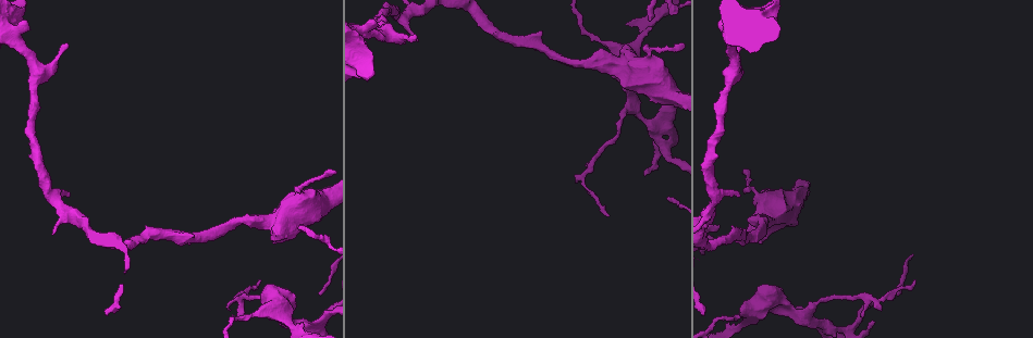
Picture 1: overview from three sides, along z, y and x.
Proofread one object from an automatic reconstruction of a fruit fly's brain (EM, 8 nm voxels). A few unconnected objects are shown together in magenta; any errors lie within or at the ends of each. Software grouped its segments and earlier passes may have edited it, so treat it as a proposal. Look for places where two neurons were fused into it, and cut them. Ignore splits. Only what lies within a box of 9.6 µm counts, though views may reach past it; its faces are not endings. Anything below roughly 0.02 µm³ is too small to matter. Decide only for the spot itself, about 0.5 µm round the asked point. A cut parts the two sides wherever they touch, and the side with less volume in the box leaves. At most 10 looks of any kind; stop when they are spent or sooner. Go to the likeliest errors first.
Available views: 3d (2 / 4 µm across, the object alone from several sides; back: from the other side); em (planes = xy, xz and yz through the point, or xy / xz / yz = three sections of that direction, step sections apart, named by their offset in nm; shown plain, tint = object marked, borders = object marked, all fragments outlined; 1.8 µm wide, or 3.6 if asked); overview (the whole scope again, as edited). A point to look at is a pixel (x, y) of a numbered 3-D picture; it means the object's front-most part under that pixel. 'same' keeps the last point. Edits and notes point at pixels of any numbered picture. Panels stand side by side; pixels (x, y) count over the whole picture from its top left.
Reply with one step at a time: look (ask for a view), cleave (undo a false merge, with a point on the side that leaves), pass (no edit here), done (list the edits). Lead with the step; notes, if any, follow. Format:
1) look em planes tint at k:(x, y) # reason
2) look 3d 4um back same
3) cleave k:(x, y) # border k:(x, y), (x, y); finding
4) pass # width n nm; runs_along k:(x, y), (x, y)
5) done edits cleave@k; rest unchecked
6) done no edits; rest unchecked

look em xy step 4 tint at 1:(287, 217) # abrupt turn

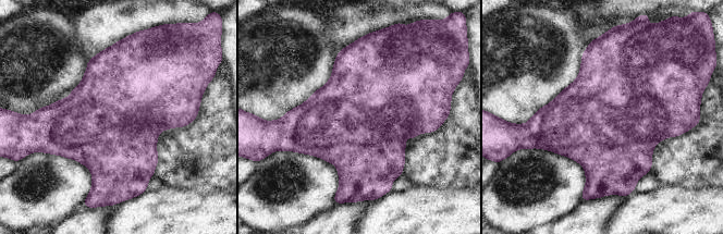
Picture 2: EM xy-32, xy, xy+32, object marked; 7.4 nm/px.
pass # continuous, no second neuron

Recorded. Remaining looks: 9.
look 3d 4um at 1:(631, 103) # sudden change in width

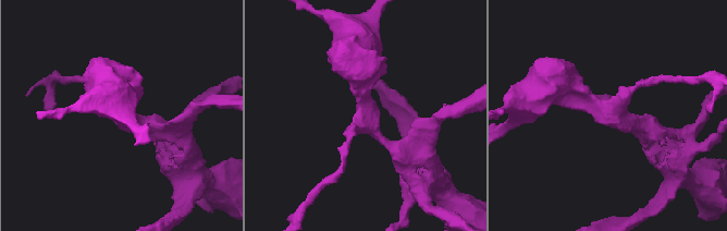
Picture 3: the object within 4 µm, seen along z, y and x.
look em yz step 16 tint at 3:(609, 109) # arms 3

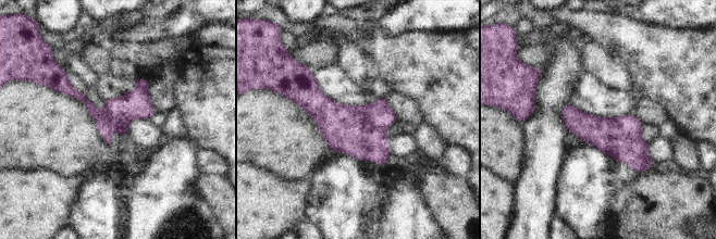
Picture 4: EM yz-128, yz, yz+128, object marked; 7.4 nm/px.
pass # runs_along 4:(61, 88), (99, 114), (151, 110); all the same neuron

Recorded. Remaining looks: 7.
look em planes plain at 1:(708, 211) # calibre changes

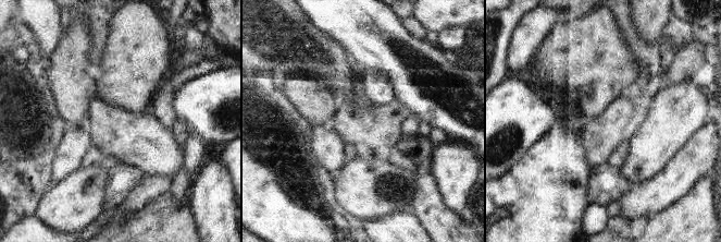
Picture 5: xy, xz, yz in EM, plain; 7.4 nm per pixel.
look em planes tint same # where the object lies

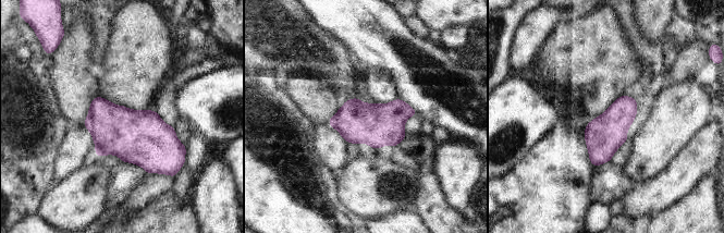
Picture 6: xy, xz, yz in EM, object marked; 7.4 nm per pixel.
pass # width 280 nm; continuous, no second neuron

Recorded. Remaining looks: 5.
look em 3.6um yz step 8 tint at 1:(726, 32) # sudden change in width

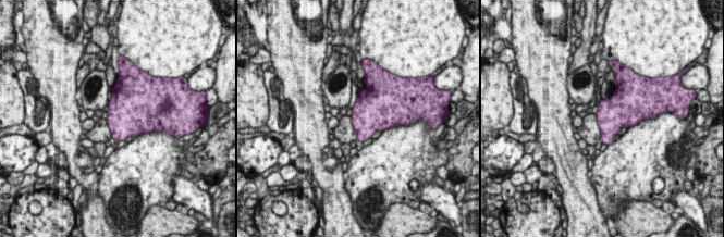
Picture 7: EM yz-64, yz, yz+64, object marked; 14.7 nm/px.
look em 3.6um planes borders same

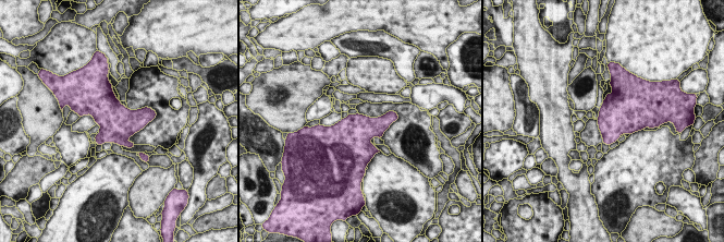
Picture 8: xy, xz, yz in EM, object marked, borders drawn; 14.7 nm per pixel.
pass # continuous, no second neuron

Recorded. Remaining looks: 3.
done no edits; rest unchecked

